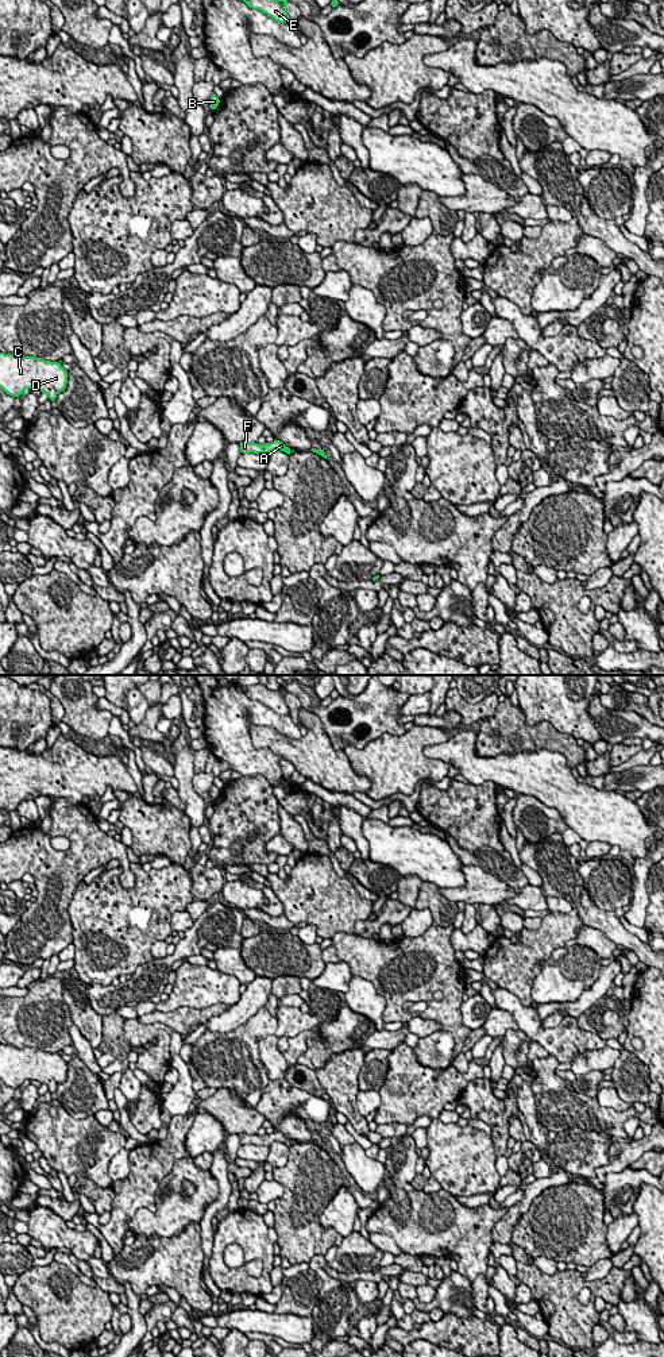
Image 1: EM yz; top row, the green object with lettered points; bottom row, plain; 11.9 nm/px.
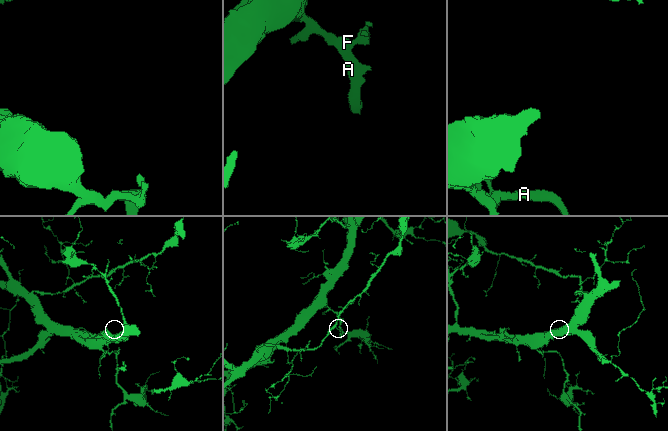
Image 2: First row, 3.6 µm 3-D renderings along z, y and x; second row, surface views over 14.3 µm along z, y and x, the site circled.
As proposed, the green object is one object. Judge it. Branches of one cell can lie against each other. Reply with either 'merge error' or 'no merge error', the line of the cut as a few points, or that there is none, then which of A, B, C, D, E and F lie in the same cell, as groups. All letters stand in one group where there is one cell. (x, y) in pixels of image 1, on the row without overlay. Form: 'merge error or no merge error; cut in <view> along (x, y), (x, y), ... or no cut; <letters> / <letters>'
no merge error; no cut; A B C D E F

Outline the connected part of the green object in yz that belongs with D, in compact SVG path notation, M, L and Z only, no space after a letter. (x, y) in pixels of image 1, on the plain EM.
M0 1044L0 1079L12 1088L20 1088L24 1080L38 1080L46 1084L50 1092L55 1092L57 1086L66 1080L67 1068L67 1061L59 1053Z

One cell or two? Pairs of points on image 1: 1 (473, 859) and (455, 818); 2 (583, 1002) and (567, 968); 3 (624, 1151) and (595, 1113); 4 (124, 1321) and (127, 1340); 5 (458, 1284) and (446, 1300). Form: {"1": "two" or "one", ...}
{"1": "two", "2": "two", "3": "two", "4": "two", "5": "one"}

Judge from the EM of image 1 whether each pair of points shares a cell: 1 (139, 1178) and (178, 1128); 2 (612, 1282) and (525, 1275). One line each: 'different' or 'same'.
1: same
2: same

